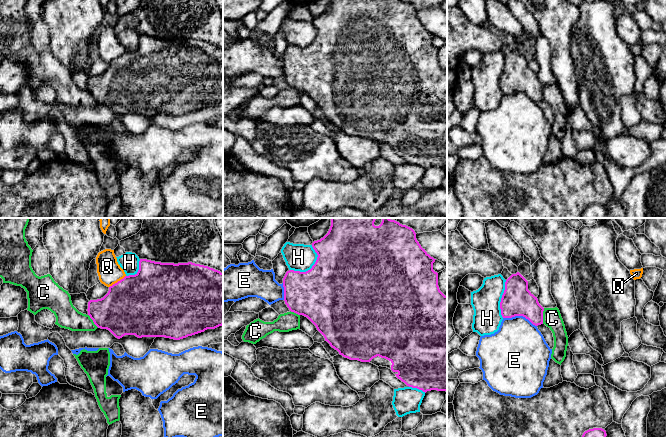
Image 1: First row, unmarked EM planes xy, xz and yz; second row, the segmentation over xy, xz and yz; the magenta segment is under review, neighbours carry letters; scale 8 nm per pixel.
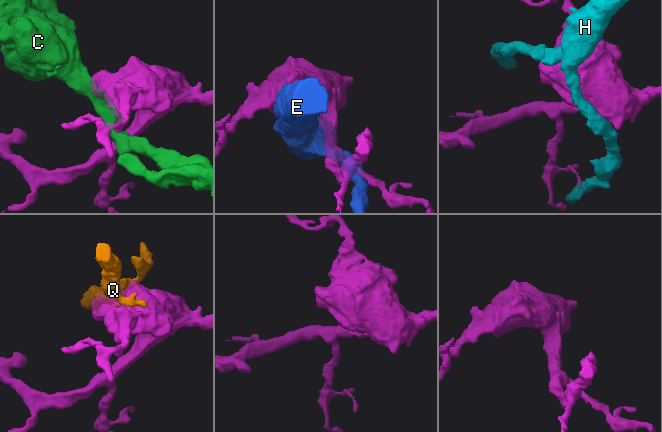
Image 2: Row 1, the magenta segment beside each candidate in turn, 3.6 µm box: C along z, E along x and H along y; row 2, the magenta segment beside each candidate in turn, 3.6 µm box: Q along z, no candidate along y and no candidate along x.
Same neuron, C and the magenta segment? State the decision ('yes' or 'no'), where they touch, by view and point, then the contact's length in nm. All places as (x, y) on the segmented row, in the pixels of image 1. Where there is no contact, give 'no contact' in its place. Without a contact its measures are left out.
no; meets magenta in yz at (542, 316); contact 130 nm long

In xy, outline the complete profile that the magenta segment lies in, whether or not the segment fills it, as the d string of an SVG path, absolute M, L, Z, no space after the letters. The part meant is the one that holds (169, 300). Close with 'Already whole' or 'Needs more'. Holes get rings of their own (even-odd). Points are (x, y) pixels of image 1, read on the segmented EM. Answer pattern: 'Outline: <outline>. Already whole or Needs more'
Outline: M140 259L135 275L125 276L110 286L103 298L90 300L87 311L98 328L109 330L118 339L135 335L180 340L223 325L223 273L192 262L174 264Z. Already whole

